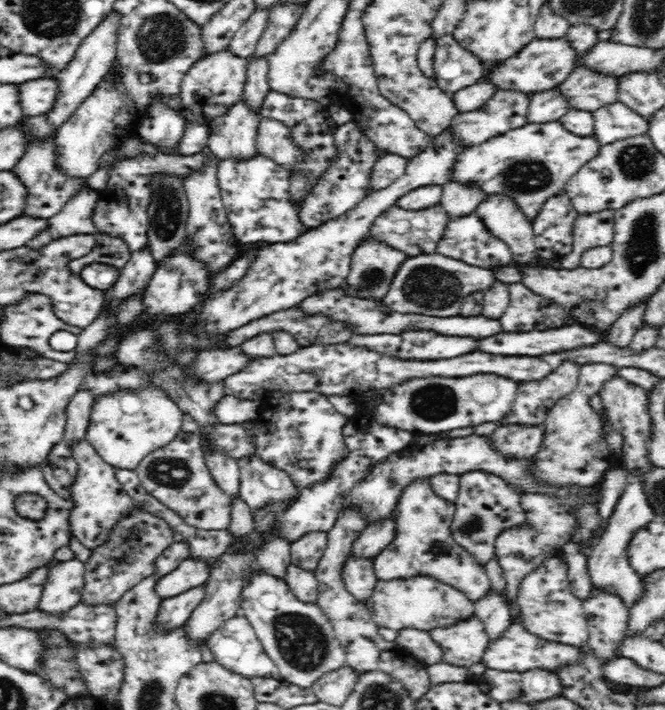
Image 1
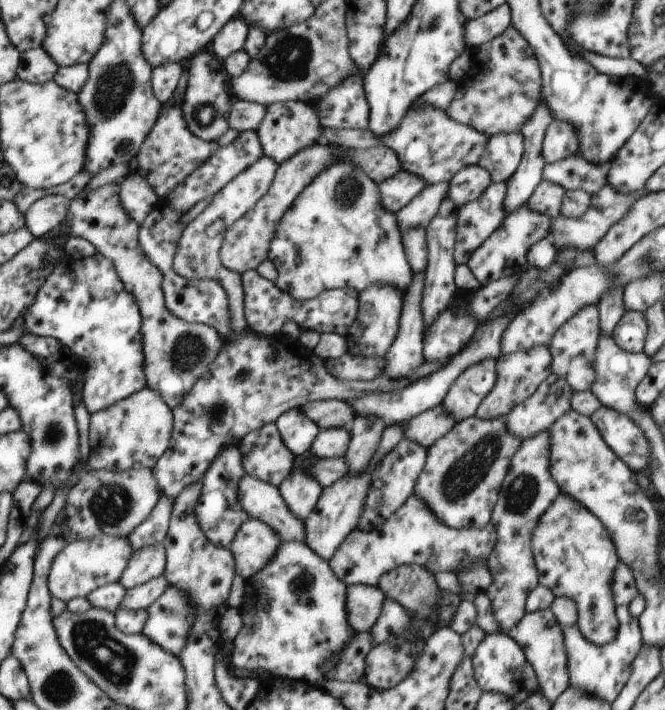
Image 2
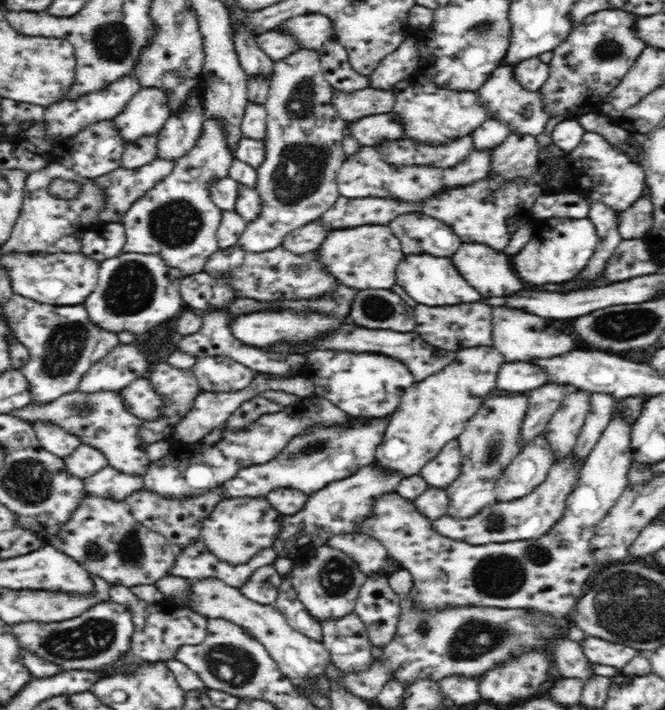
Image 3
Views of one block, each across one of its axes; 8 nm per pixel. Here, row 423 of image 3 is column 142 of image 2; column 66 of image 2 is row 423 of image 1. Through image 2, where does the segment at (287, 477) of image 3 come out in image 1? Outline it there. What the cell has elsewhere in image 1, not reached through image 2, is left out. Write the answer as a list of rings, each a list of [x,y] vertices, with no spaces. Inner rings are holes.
[[[318,392],[287,393],[279,396],[275,401],[266,402],[255,420],[255,455],[259,456],[264,462],[287,472],[300,490],[308,488],[312,484],[318,484],[319,481],[325,479],[331,469],[334,468],[334,464],[338,464],[340,460],[347,456],[342,426],[350,418],[336,411],[328,398],[328,395]]]

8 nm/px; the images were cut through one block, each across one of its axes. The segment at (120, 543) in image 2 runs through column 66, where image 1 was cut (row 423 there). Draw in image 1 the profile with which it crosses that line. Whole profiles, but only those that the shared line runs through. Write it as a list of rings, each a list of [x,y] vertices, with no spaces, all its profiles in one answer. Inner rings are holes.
[[[584,364],[579,372],[578,382],[573,392],[568,396],[564,396],[561,400],[554,403],[545,418],[545,438],[541,444],[541,450],[535,452],[530,459],[534,459],[534,471],[538,479],[544,479],[548,483],[558,483],[565,485],[566,483],[578,483],[578,485],[595,485],[599,483],[602,476],[609,470],[608,463],[609,447],[604,440],[603,423],[597,412],[592,408],[590,400],[598,395],[604,386],[604,382],[608,382],[610,378],[617,375],[617,367],[610,364]]]

